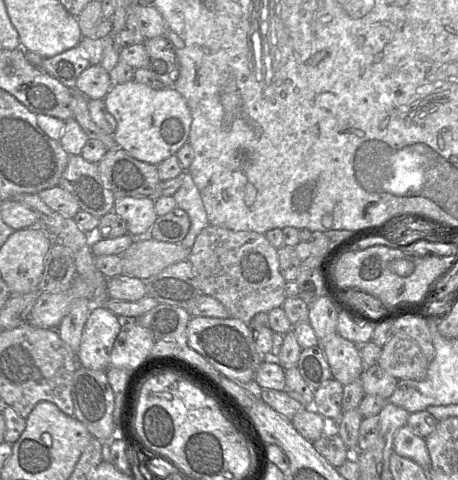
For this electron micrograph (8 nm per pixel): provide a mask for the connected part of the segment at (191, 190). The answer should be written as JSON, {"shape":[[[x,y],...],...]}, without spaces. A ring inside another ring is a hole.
{"shape":[[[183,171],[183,181],[173,198],[176,207],[184,210],[190,218],[190,228],[181,244],[191,249],[199,233],[209,225],[200,192],[188,171]]]}

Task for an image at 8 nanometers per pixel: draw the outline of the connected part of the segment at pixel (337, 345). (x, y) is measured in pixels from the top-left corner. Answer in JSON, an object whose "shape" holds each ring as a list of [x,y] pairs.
{"shape":[[[337,333],[319,344],[335,380],[345,386],[360,377],[364,368],[358,345]]]}

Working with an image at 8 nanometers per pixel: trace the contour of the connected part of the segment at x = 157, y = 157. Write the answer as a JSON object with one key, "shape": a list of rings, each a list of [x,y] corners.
{"shape":[[[132,79],[113,84],[104,103],[117,123],[113,133],[117,146],[140,161],[158,165],[188,142],[191,112],[185,99],[172,86],[156,90]]]}

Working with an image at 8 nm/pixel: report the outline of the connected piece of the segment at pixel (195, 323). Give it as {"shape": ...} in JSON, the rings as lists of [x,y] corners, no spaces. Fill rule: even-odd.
{"shape":[[[192,316],[186,329],[188,345],[227,378],[253,385],[255,374],[266,359],[258,352],[248,325],[237,318]]]}

